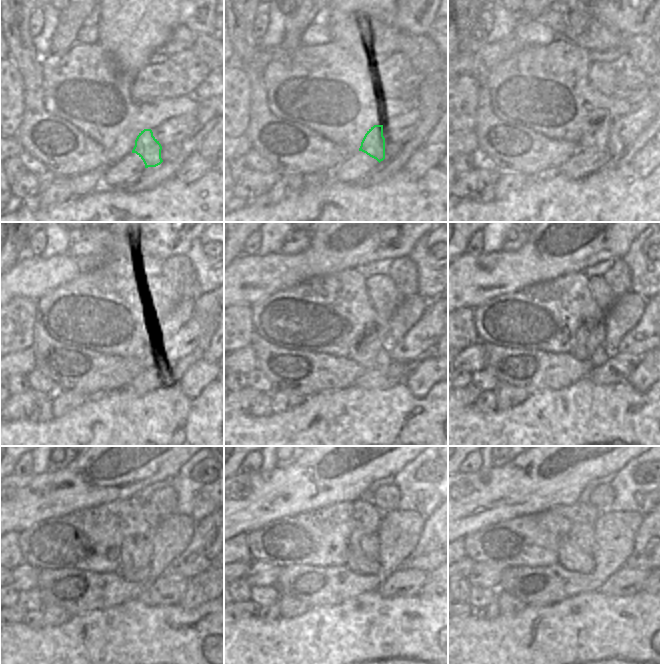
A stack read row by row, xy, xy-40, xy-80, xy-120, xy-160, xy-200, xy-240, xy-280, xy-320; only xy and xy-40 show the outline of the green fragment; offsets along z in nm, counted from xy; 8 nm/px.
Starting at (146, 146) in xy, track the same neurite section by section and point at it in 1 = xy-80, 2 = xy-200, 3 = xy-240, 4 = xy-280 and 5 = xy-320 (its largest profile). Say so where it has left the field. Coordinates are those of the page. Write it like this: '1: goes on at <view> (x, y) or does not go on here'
1: goes on at xy-80 (597, 137)
2: goes on at xy-200 (589, 339)
3: goes on at xy-240 (137, 550)
4: goes on at xy-280 (360, 543)
5: goes on at xy-320 (583, 536)

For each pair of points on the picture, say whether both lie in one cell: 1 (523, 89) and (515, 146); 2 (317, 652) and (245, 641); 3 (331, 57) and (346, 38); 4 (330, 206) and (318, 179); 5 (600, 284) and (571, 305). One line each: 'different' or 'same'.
1: different
2: same
3: different
4: different
5: different

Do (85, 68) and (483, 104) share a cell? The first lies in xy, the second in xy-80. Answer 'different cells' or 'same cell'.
different cells

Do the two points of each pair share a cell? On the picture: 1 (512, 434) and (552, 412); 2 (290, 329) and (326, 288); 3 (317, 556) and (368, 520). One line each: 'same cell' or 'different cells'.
1: same cell
2: same cell
3: same cell

